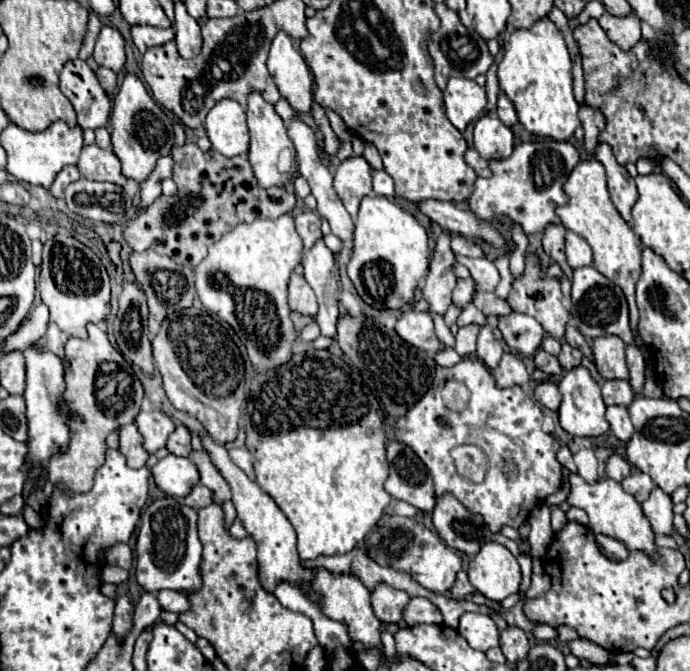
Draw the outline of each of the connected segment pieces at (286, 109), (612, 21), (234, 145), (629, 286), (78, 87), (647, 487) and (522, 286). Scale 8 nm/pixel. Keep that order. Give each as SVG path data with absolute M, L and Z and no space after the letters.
M281 98L281 100L275 104L275 112L277 112L277 114L283 118L283 122L285 122L285 124L287 124L287 122L289 122L289 120L295 116L293 108L289 106L289 102L287 102L285 98Z
M605 12L599 18L599 24L605 30L605 34L609 36L609 40L615 42L623 52L631 50L637 44L637 40L641 40L641 22L637 20L635 14L617 18L617 16L611 16L609 12Z
M219 100L205 120L213 150L231 158L249 152L249 130L245 110L235 100Z
M597 160L579 162L577 168L569 174L563 190L569 194L571 200L569 200L567 206L557 208L557 216L567 226L567 230L583 236L587 240L587 244L593 248L593 266L603 276L613 280L625 292L631 328L633 328L633 334L637 338L637 344L627 346L629 384L631 384L633 392L639 392L643 388L643 380L645 380L645 362L643 362L643 356L641 356L641 350L639 350L639 346L643 346L643 340L637 334L639 312L637 312L637 306L635 306L635 284L637 284L639 274L641 274L643 242L635 234L631 224L625 222L621 218L621 214L617 212L617 208L613 206L613 202L609 198L609 192L607 192L607 184L605 184L605 168L603 168L601 162L597 162Z
M69 60L61 70L61 92L77 112L81 128L101 128L109 120L111 100L99 86L95 72L83 60Z
M633 470L633 472L621 482L621 486L623 486L625 492L633 494L637 502L645 502L645 500L649 498L649 494L651 494L653 482L651 482L651 478L649 478L647 474Z
M525 254L525 270L523 270L523 274L519 278L513 280L511 292L507 296L507 304L515 312L523 312L527 316L533 316L545 328L545 332L549 336L563 338L569 312L563 308L561 298L563 298L563 294L561 294L559 280L553 278L553 276L545 276L545 266L541 264L541 260L539 260L537 254Z

